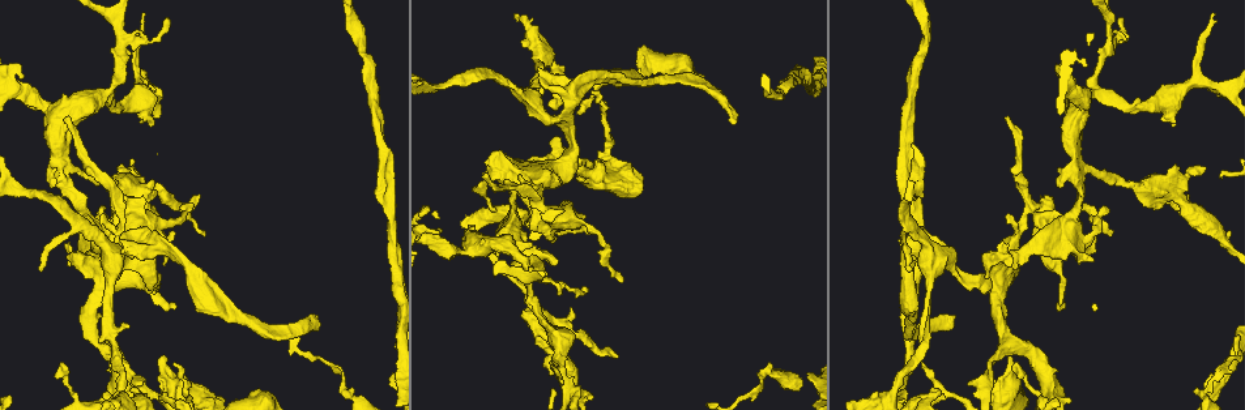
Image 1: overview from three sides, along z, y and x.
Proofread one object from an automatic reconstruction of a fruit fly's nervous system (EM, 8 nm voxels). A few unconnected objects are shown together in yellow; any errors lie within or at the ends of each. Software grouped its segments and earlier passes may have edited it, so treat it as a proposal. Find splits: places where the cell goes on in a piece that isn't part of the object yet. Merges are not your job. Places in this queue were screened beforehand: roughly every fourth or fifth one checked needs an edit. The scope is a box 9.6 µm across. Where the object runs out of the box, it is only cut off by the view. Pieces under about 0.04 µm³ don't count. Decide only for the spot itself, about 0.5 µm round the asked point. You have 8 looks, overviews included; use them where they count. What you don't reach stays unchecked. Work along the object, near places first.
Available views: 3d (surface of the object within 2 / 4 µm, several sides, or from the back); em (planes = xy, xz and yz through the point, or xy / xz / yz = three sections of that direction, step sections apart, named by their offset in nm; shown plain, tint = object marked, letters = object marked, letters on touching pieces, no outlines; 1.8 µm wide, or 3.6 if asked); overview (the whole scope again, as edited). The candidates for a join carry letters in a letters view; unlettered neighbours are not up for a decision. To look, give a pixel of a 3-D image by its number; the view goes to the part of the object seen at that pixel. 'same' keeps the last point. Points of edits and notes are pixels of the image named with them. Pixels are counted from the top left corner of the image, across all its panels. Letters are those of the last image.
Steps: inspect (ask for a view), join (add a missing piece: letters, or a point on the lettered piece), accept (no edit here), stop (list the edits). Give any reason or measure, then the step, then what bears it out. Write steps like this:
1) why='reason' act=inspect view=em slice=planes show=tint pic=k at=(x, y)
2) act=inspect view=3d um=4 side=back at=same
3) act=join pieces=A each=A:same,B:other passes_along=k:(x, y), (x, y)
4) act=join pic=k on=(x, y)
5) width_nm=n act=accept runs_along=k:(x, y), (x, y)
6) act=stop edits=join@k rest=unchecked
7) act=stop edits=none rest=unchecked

why='long arm stops here' act=inspect view=em slice=xy step=8 show=plain pic=1 at=(316, 318)

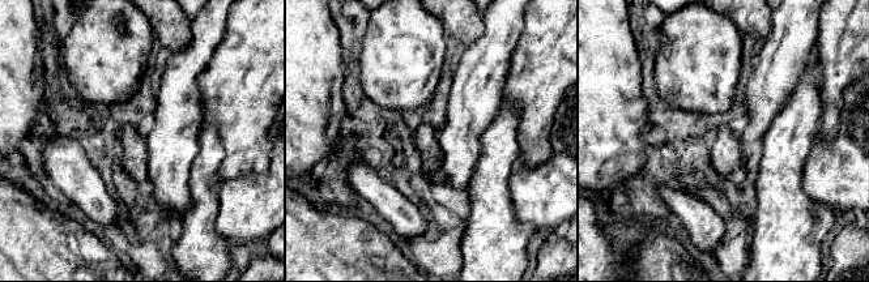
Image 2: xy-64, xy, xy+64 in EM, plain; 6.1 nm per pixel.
why='see the neighbours' act=inspect view=em slice=xy step=8 show=letters at=same

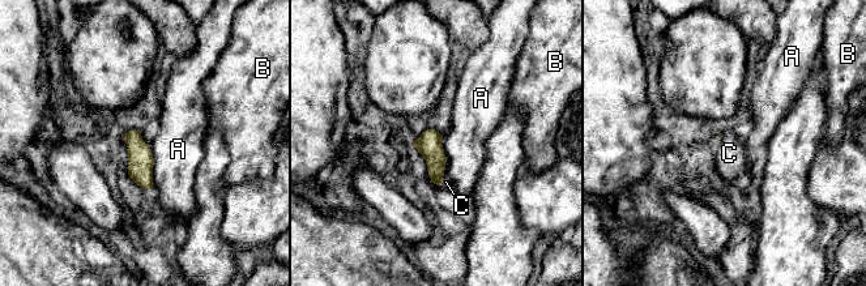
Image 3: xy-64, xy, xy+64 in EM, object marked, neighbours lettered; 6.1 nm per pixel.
act=join pieces=C each=A:other,B:other,C:same passes_along=3:(429, 144), (443, 173), (446, 182) found='the cell continues'

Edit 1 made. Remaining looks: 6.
act=inspect view=overview

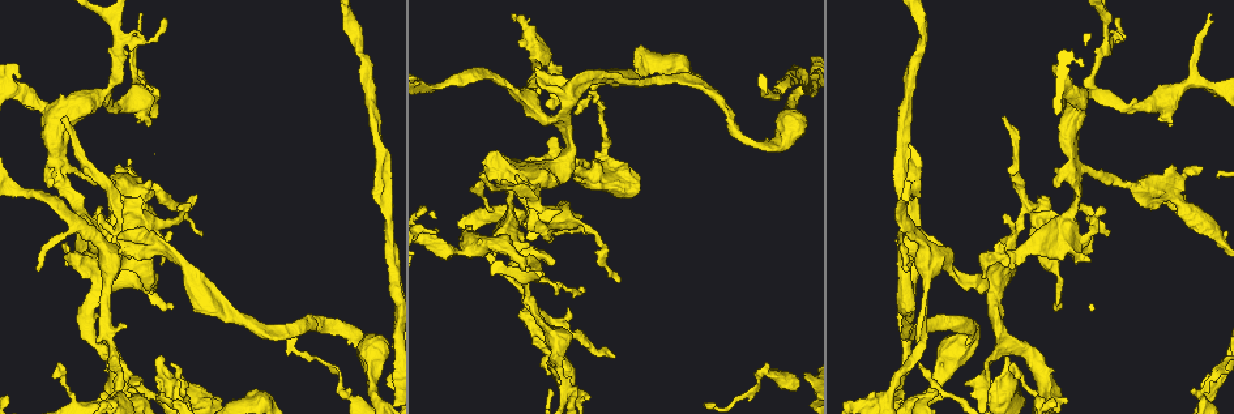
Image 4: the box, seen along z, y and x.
act=inspect view=em um=3.6 slice=planes show=letters pic=4 at=(201, 232)

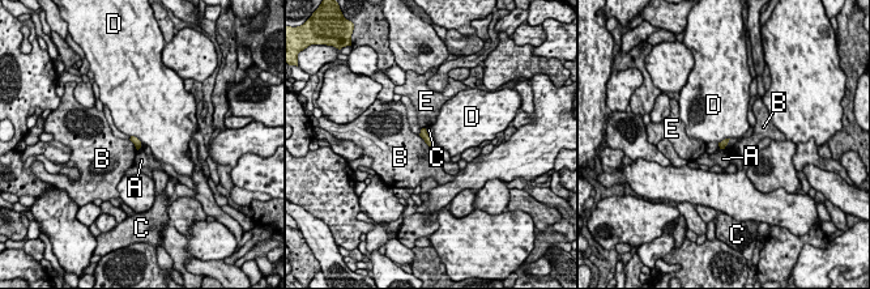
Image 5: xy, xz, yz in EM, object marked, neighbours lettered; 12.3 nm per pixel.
act=accept each=A:other,B:other,C:other,D:other,E:other border=5:(729, 137), (717, 143) found='none of them fits'

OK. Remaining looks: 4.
why='thin end' act=inspect view=em slice=xz step=8 show=letters pic=4 at=(172, 308)

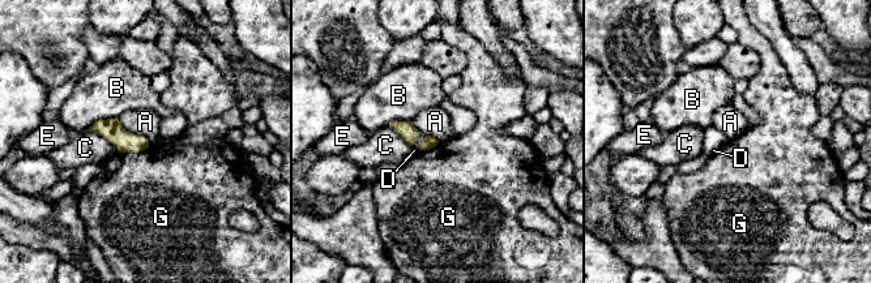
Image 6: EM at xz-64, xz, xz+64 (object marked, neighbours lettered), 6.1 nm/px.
why='cut it another way' act=inspect view=em slice=xy step=4 show=letters at=same

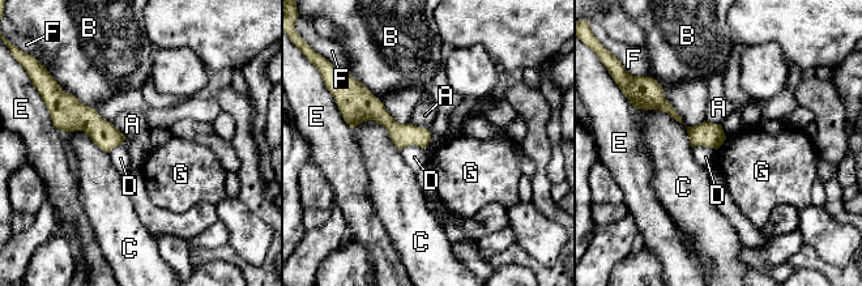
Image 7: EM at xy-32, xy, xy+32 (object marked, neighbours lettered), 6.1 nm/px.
width_nm=120 act=accept each=A:other,B:other,C:other,D:other,E:other,F:other,G:other runs_along=7:(656, 103), (695, 133), (720, 140) found='no lettered piece goes on from it'

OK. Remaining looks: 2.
act=stop edits=join@3 rest=unchecked

